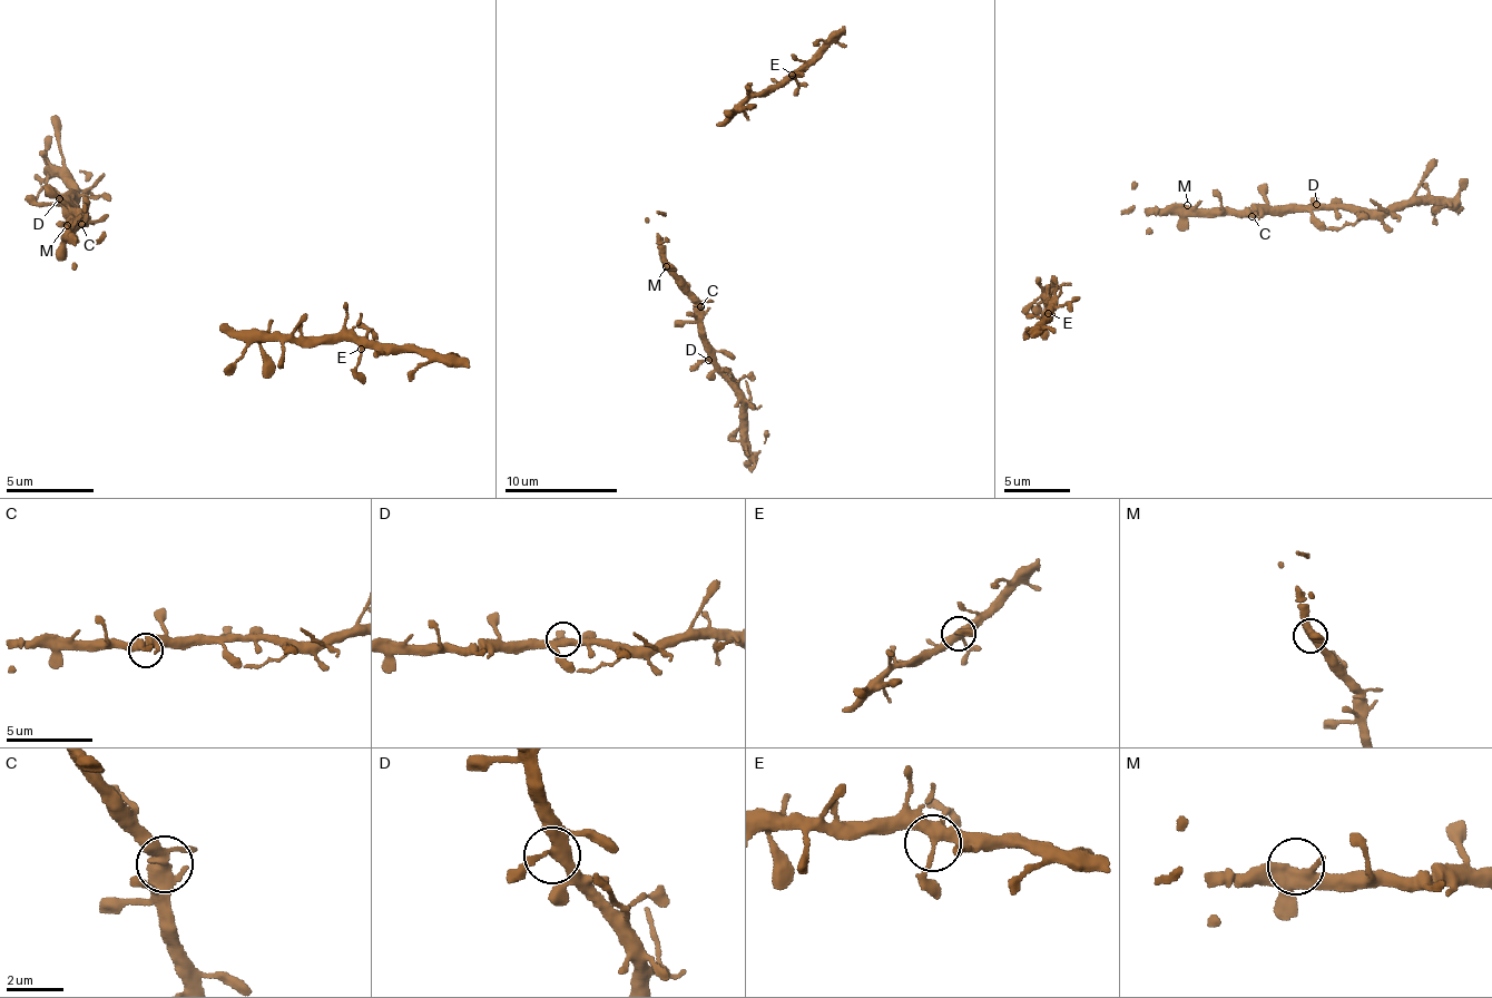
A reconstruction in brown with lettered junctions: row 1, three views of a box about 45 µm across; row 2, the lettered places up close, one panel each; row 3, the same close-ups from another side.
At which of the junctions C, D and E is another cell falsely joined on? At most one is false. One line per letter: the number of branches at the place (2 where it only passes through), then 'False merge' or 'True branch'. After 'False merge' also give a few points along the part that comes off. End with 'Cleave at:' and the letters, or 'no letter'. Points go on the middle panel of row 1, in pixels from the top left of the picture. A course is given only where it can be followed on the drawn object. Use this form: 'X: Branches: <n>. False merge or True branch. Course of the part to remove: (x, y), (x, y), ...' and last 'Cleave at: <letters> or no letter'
C: Branches: 4. True branch
D: Branches: 4. True branch
E: Branches: 4. True branch
Cleave at: no letter

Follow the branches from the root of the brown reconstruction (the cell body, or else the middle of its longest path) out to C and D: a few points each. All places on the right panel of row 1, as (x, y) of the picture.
C: (1146, 209), (1242, 209), (1250, 216)
D: (1146, 209), (1306, 207), (1316, 204)

